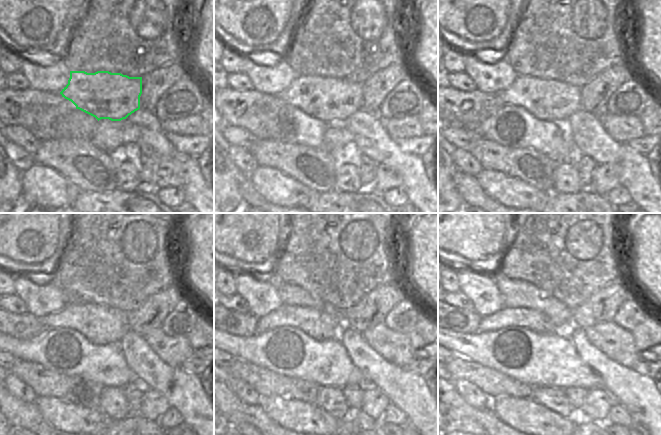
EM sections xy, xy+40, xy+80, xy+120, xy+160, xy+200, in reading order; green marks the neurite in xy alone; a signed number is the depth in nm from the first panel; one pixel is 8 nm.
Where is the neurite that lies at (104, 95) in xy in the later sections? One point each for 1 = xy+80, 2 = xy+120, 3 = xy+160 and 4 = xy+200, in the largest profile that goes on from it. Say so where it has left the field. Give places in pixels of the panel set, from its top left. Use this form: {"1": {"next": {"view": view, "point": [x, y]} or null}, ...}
{"1": {"next": {"view": "xy+80", "point": [548, 100]}}, "2": {"next": {"view": "xy+120", "point": [101, 324]}}, "3": {"next": {"view": "xy+160", "point": [318, 324]}}, "4": {"next": {"view": "xy+200", "point": [533, 320]}}}

